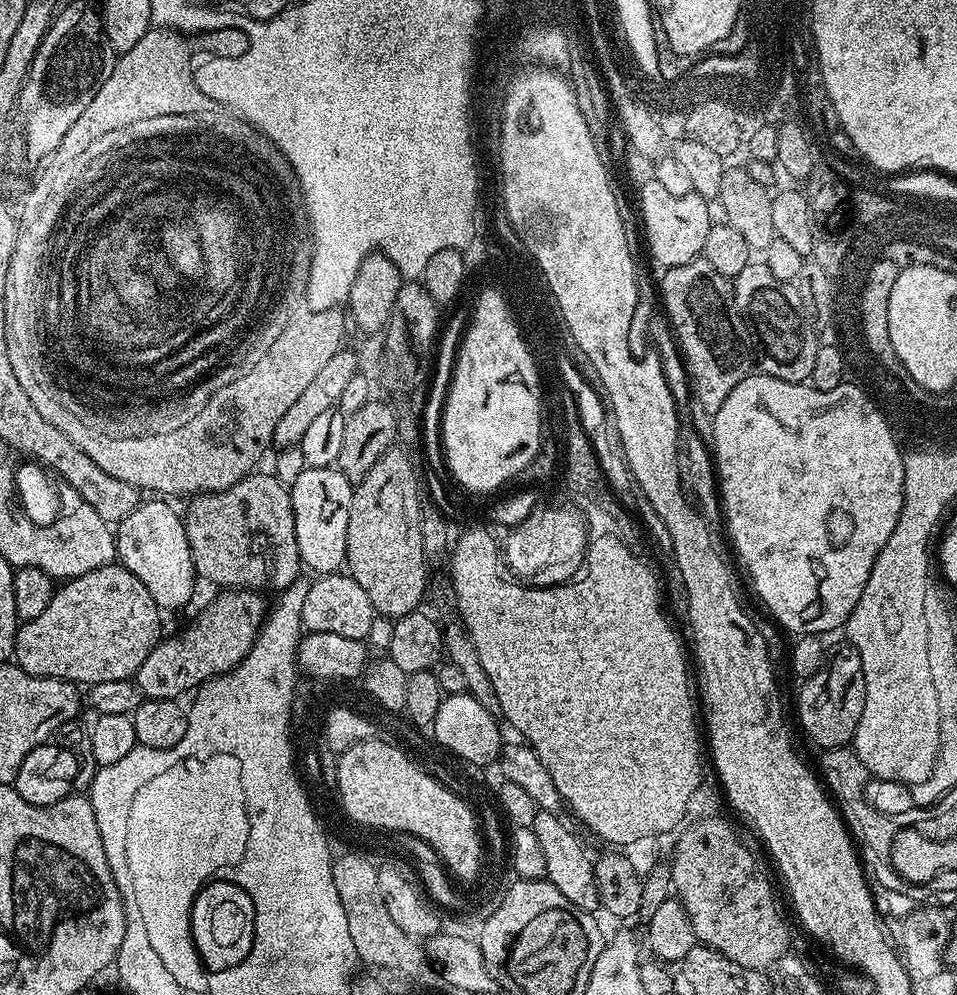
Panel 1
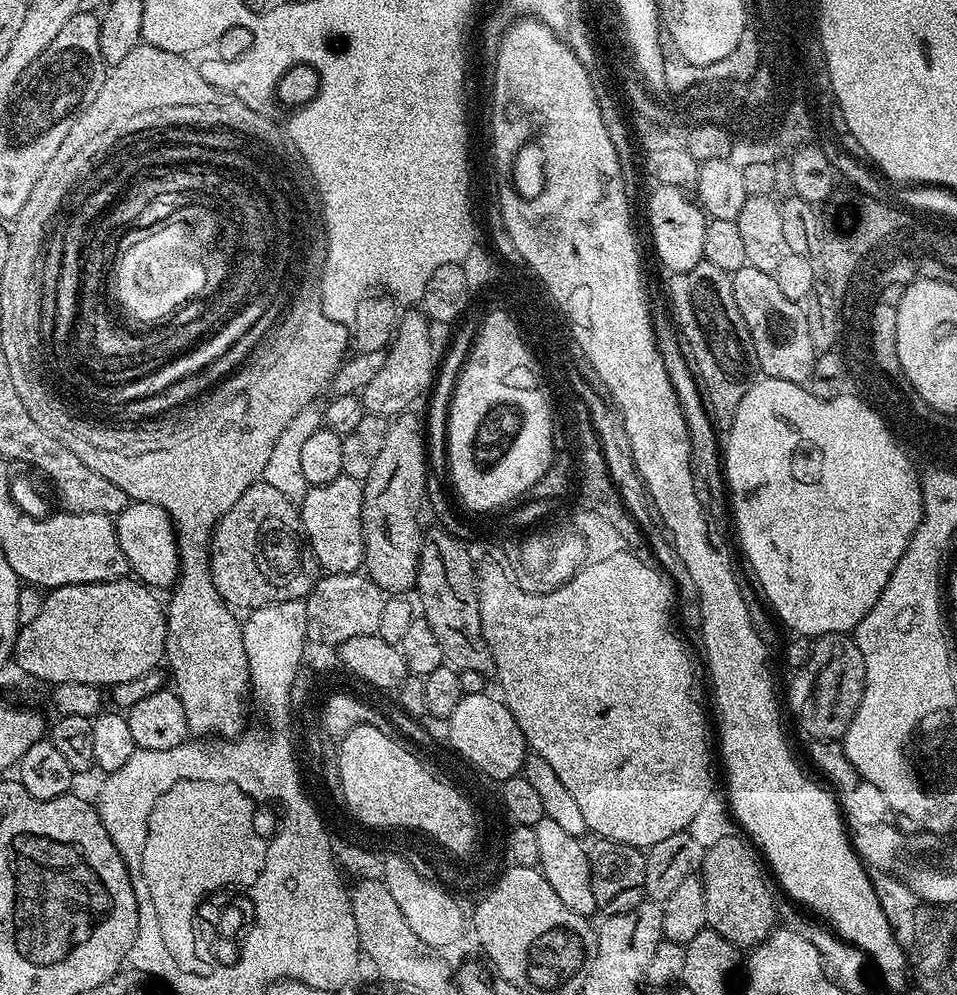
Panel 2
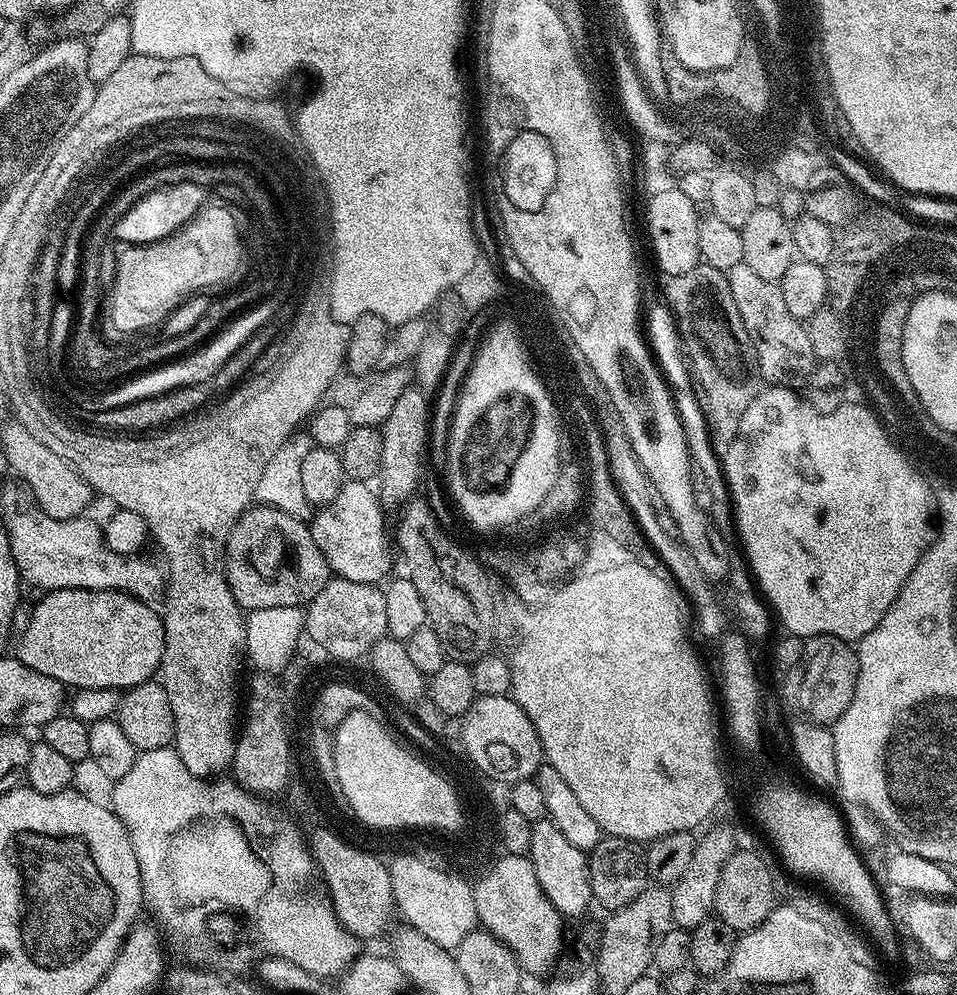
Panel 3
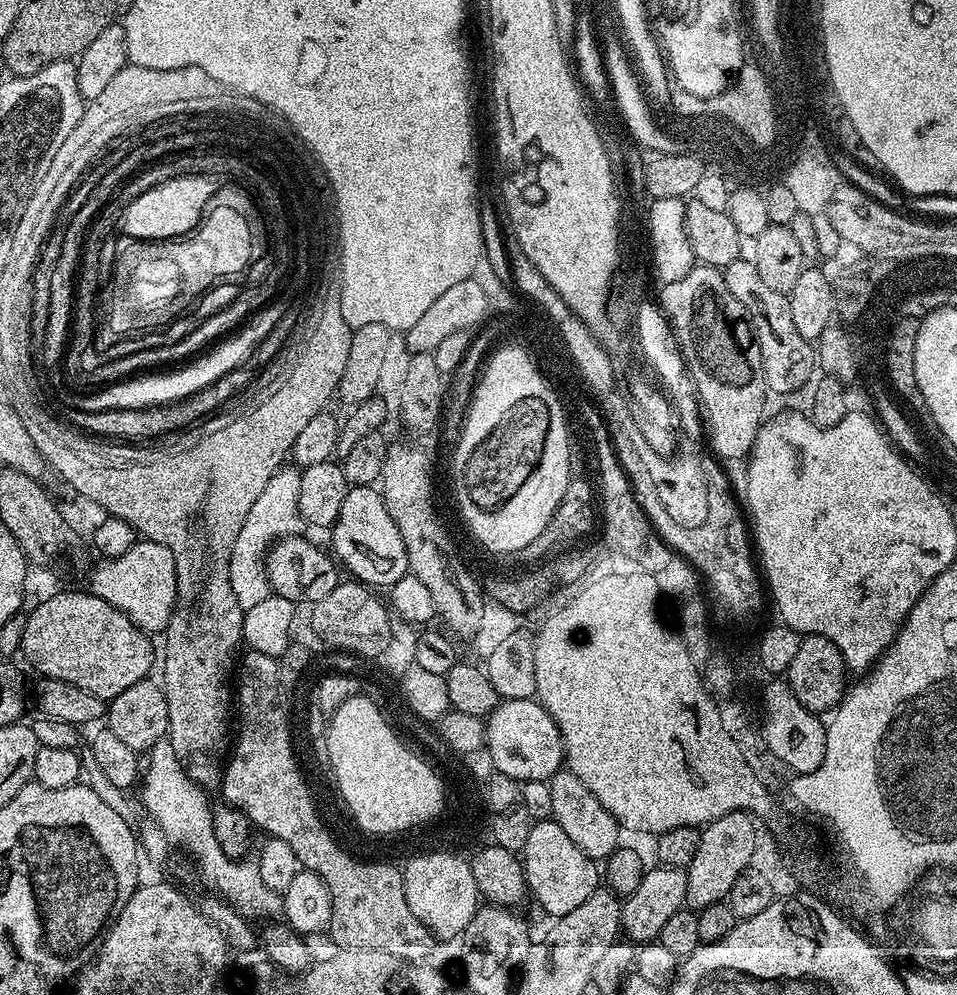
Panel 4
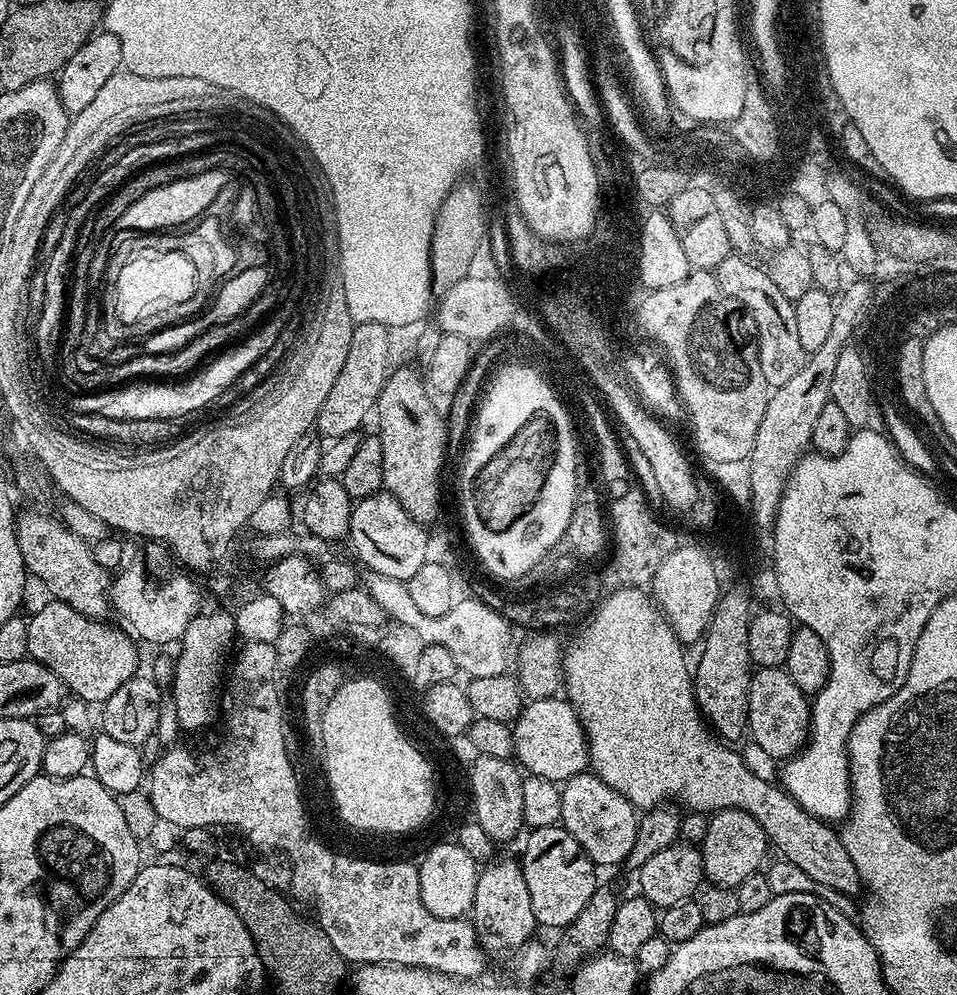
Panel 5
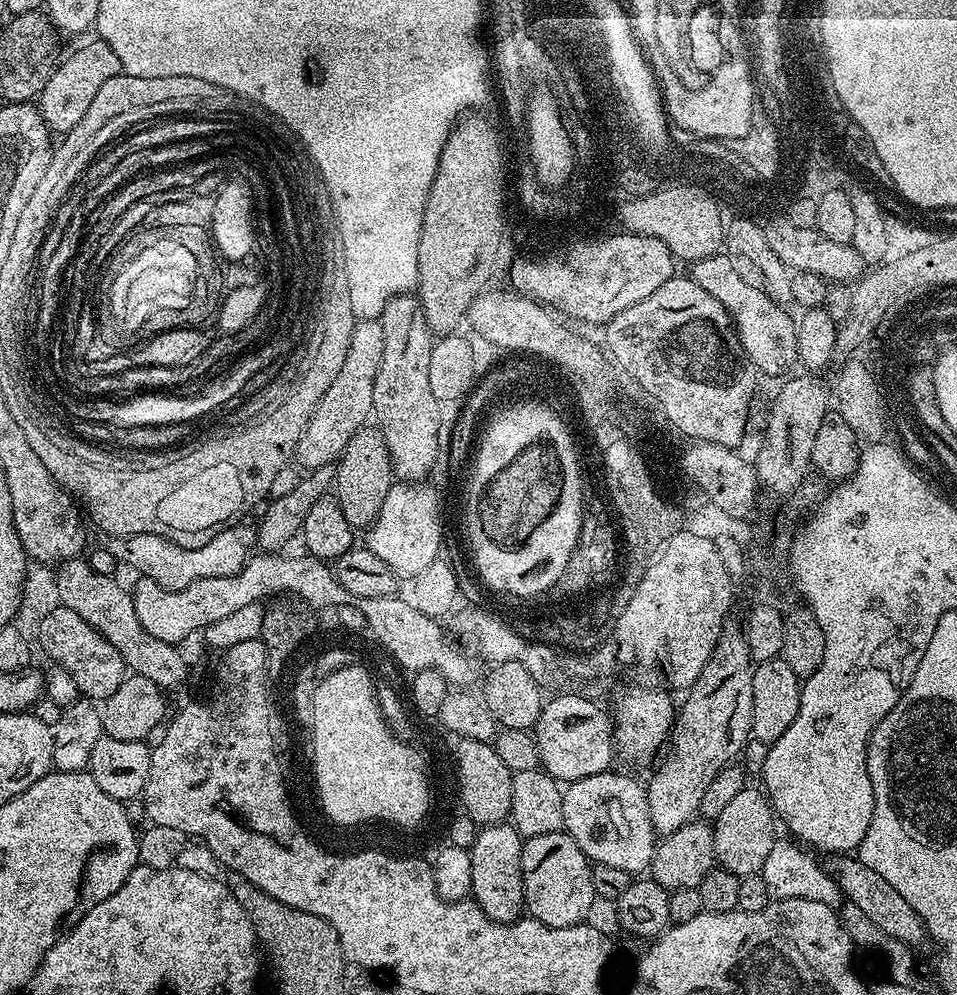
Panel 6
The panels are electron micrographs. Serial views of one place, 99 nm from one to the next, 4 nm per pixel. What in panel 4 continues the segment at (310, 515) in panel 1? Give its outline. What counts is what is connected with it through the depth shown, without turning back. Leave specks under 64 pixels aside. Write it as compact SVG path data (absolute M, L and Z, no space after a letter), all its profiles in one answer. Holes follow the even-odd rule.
M349 487L346 502L342 502L342 510L338 510L330 535L331 555L363 585L384 590L409 573L406 542L402 542L402 534L398 534L398 526L394 526L394 518L390 518L390 510L386 510L383 495L375 487Z

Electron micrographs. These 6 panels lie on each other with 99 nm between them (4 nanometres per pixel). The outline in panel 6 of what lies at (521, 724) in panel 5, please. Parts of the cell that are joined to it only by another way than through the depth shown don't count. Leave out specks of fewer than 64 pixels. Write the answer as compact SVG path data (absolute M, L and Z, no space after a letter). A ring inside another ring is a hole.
M553 695L545 703L534 729L540 768L561 782L590 778L590 774L609 771L613 767L612 755L618 752L613 717L609 713L607 716L594 701L578 695Z

